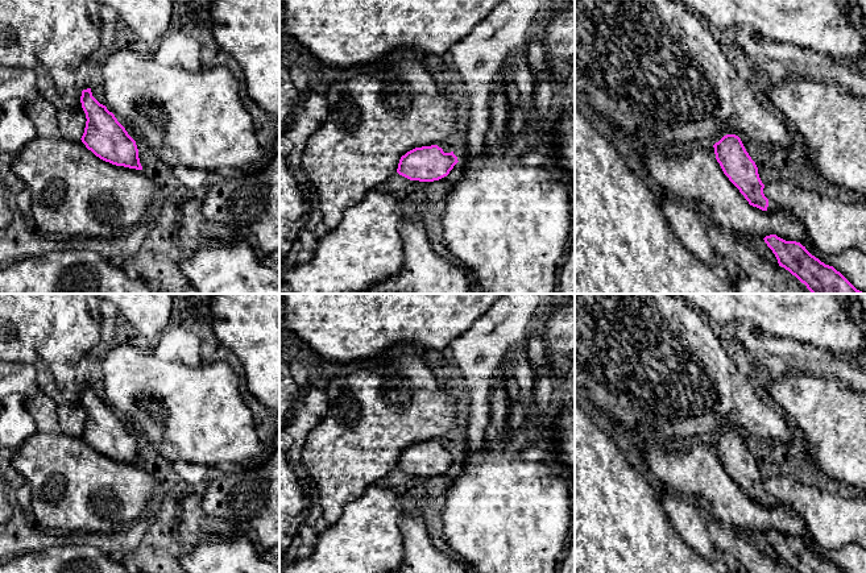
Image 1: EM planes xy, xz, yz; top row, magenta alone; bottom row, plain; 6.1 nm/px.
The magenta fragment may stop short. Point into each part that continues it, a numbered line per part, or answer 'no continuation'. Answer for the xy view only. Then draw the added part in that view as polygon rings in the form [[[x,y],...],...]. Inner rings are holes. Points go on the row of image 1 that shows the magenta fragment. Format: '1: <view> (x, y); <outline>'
1: xy (74, 194); [[[43,97],[30,101],[26,109],[34,125],[33,138],[14,155],[11,170],[32,192],[33,223],[50,237],[125,237],[153,212],[169,183],[156,170],[149,173],[116,166],[96,157],[80,138],[65,138],[58,129],[57,109]]]

